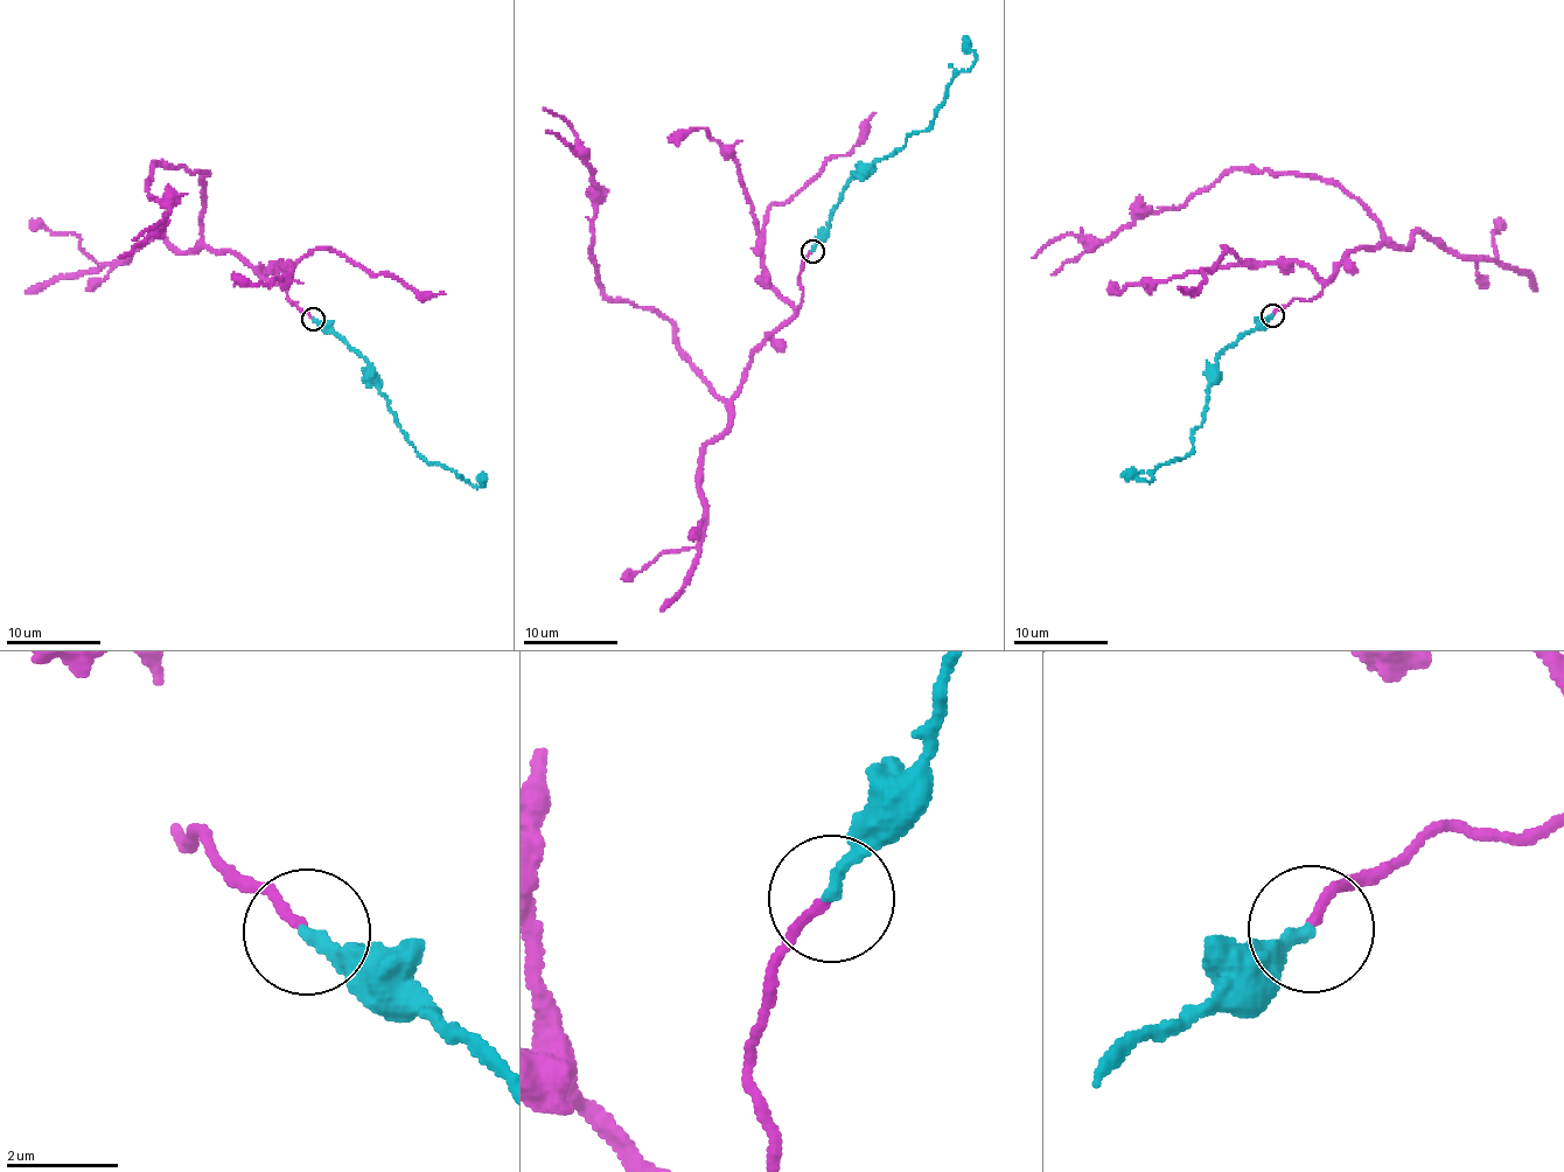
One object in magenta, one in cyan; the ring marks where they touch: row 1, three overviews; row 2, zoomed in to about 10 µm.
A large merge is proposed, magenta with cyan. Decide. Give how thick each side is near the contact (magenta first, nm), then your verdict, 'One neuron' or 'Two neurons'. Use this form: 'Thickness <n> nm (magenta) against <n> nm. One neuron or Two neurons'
Thickness 170 nm (magenta) against 200 nm. One neuron

